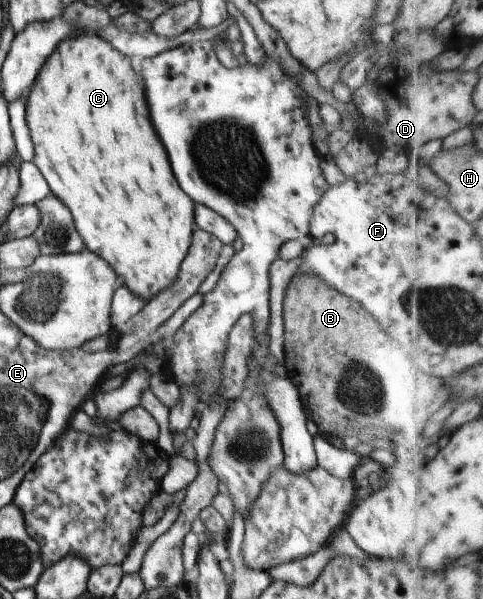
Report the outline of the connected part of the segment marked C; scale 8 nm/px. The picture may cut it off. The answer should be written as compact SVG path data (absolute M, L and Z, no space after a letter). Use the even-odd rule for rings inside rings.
M96 32L76 33L56 44L54 51L42 63L31 88L28 89L24 97L24 104L26 125L33 145L31 162L42 174L44 181L50 187L49 191L52 191L52 195L58 197L68 207L68 211L72 213L76 233L82 237L84 247L88 251L92 251L94 255L102 257L102 261L106 261L106 265L110 265L110 269L114 269L114 273L118 275L118 281L122 281L122 285L126 285L134 295L138 295L142 299L148 299L148 297L154 297L166 285L170 285L172 279L176 277L178 265L180 265L182 257L186 255L186 251L190 247L194 207L192 207L192 201L178 189L178 183L172 177L172 171L170 171L170 165L168 165L168 159L166 159L166 151L164 151L162 143L158 141L158 137L156 137L156 133L150 125L148 113L146 113L142 79L134 71L136 71L136 68L132 59L117 52L108 41L102 39Z

